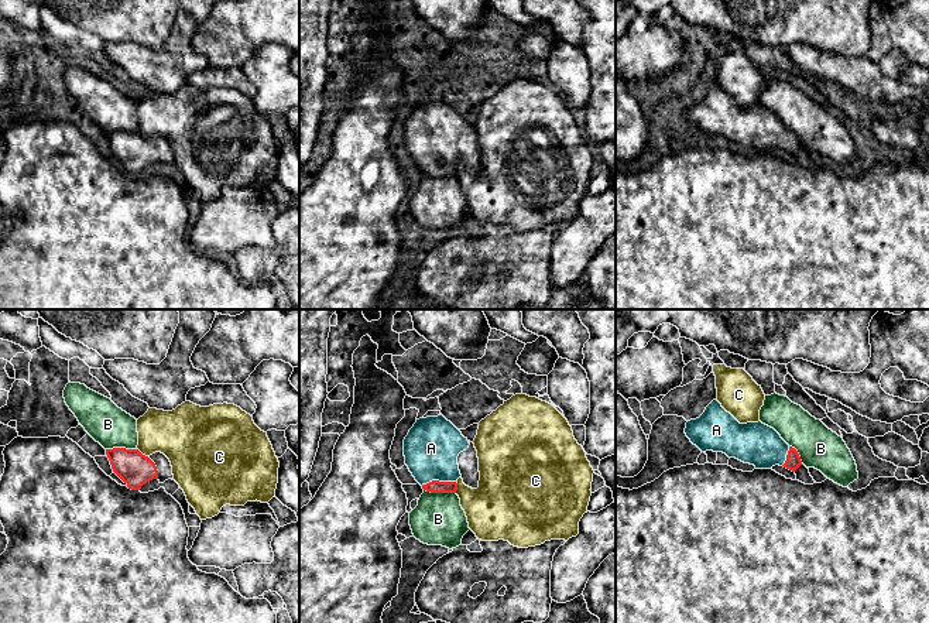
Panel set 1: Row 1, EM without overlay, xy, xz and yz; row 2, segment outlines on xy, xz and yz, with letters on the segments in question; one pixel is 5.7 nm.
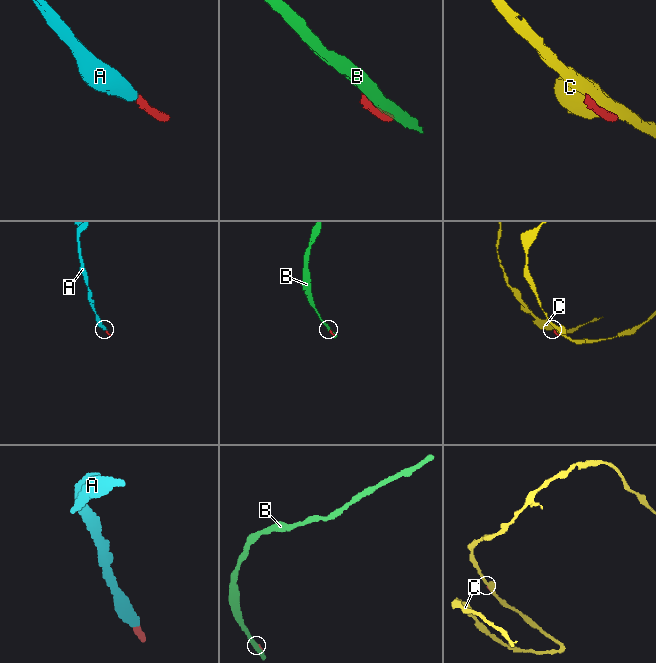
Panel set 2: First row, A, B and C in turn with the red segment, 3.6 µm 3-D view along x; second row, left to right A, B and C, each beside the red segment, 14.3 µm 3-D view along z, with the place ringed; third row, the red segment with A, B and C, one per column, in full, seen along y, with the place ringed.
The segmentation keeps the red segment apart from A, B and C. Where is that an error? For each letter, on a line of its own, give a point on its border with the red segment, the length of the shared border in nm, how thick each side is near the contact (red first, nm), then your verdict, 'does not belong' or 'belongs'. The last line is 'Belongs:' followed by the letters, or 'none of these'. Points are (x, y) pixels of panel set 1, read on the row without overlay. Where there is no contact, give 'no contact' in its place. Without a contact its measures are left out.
A: meets red in xz at (438, 164); contact 200 nm long; 80 nm thick on the red side, 320 nm on the other; belongs
B: meets red in xz at (439, 175); contact 190 nm long; 80 nm thick on the red side, 280 nm on the other; does not belong
C: meets red in xy at (141, 137); contact 80 nm long; 190 nm thick on the red side, 300 nm on the other; does not belong
Belongs: A

